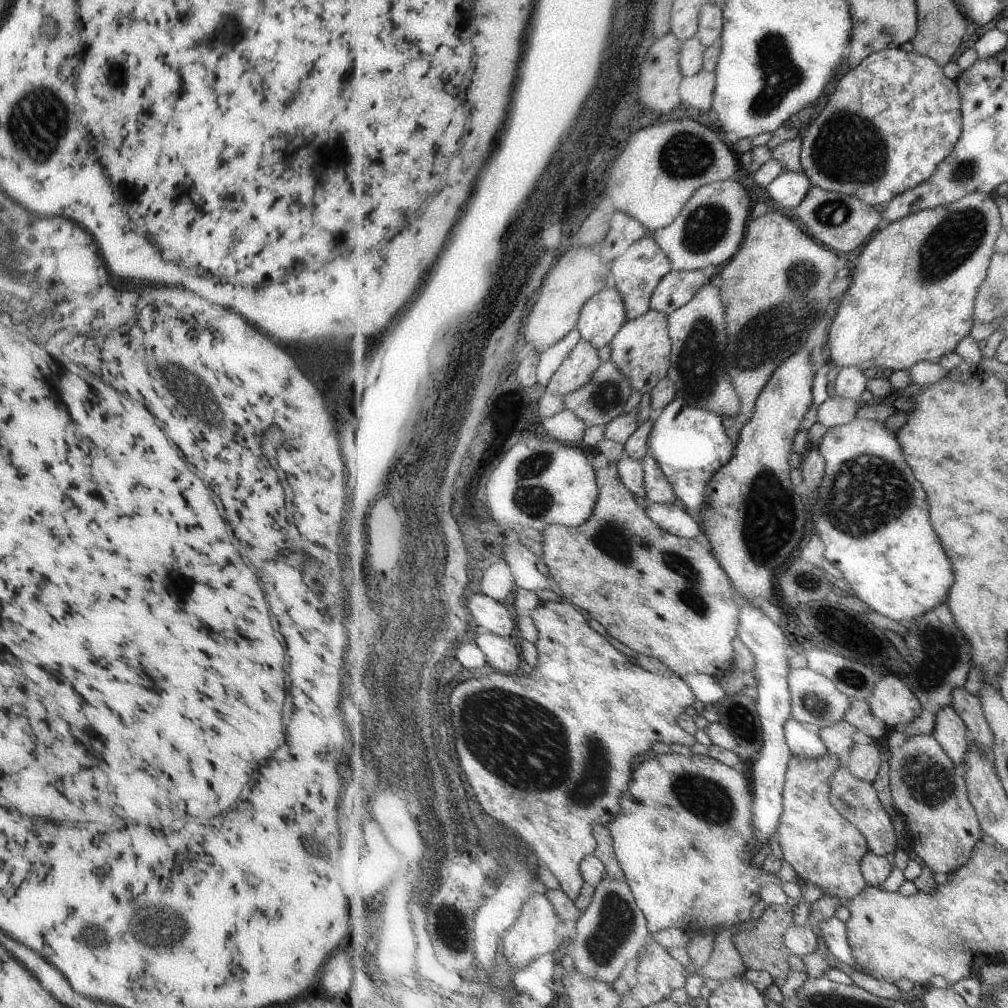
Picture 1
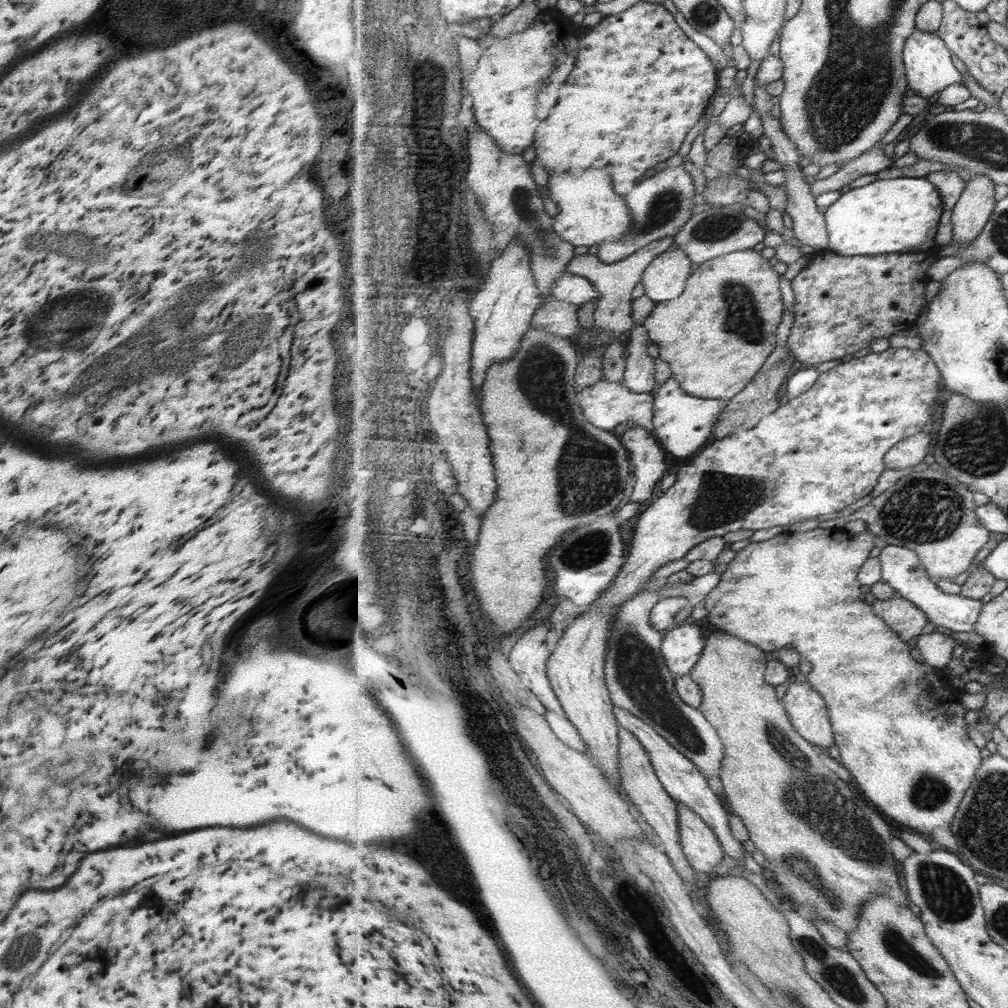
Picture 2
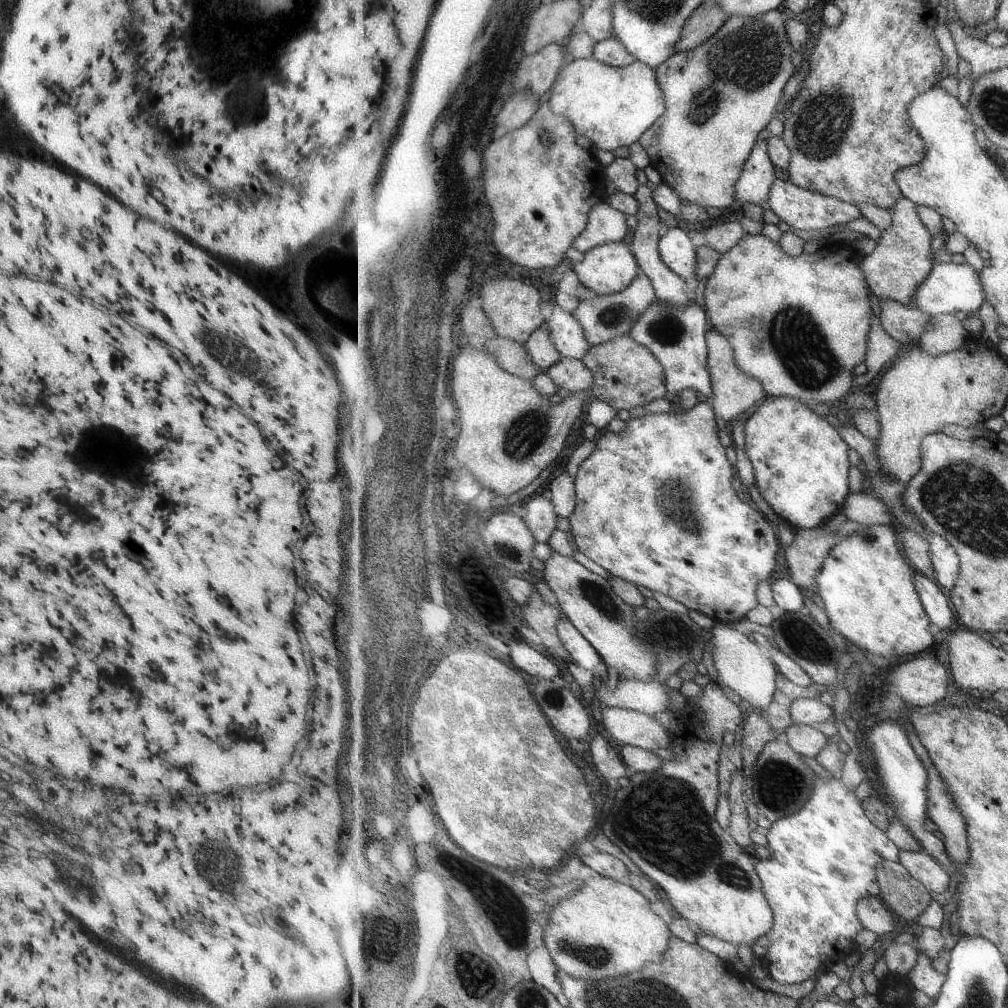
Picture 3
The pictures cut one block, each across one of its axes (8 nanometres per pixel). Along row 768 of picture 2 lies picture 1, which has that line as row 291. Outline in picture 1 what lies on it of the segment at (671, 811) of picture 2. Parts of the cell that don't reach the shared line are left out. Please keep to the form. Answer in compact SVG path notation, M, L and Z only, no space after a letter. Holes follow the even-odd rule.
M649 233L634 242L612 264L612 282L624 296L628 310L628 320L636 319L650 309L655 289L666 274L673 271L673 265L662 246L654 239L655 234Z

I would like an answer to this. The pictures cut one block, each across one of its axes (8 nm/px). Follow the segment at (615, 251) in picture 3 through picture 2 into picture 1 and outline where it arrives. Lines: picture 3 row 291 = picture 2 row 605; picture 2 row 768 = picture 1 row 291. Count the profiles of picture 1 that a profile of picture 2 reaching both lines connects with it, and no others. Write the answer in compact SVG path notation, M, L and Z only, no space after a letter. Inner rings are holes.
M612 285L590 298L580 314L578 329L582 338L597 348L609 346L628 321L624 296Z

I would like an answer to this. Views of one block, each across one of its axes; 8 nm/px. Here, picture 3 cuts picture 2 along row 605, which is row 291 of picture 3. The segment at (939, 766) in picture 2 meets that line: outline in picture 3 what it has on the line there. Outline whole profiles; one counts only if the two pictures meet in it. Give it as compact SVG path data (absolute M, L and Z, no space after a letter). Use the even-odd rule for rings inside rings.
M749 233L737 246L721 255L705 285L708 318L712 326L731 340L741 370L760 379L768 395L797 398L808 405L815 402L829 405L852 393L853 370L865 362L871 316L877 310L865 270L861 270L862 259L857 249L846 244L821 245L813 253L793 258L780 242Z

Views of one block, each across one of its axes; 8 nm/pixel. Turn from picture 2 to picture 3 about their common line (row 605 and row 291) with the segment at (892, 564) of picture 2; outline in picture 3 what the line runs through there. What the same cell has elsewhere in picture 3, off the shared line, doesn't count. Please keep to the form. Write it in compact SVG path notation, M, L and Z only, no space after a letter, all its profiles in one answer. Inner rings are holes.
M934 260L935 265L927 280L917 288L916 297L913 298L913 306L919 308L923 314L934 317L942 314L958 313L967 317L970 321L973 315L986 300L986 292L982 285L980 271L971 264L945 263Z

